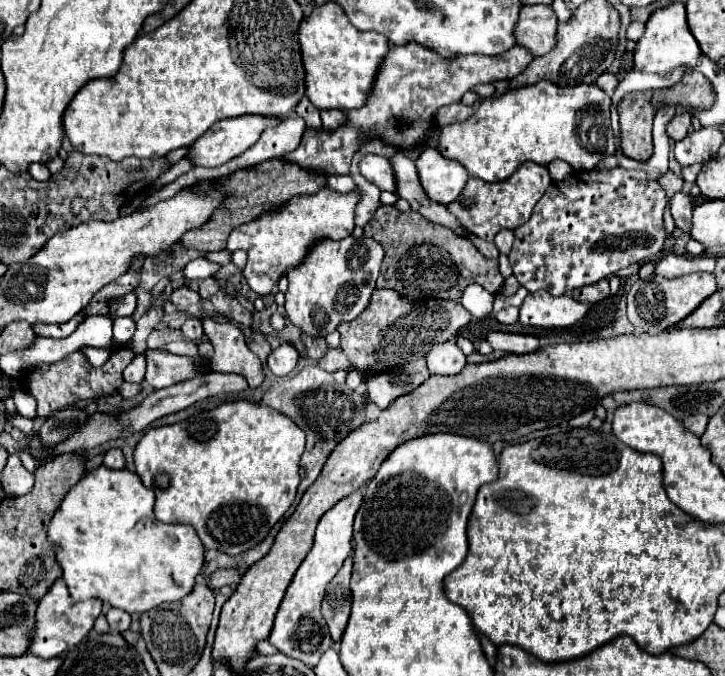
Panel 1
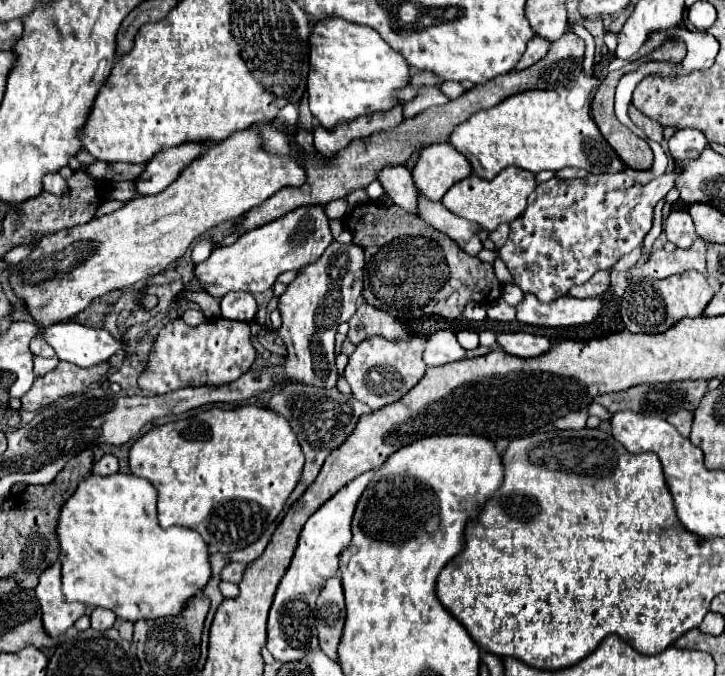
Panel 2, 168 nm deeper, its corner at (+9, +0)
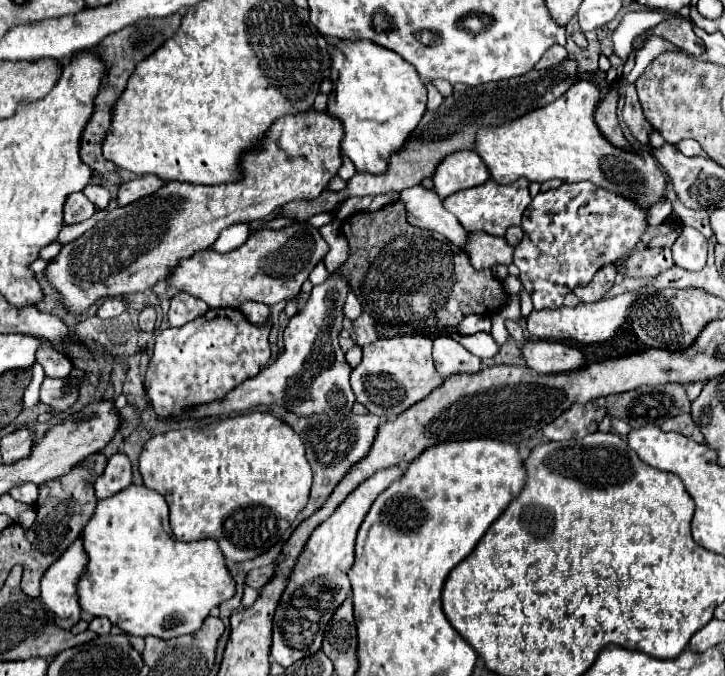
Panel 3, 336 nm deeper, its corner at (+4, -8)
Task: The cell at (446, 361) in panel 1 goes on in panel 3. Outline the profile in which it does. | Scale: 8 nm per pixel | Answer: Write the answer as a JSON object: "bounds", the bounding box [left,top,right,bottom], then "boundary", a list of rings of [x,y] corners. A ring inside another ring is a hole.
{"bounds":[433,336,481,378],"boundary":[[[439,336],[433,340],[433,364],[443,378],[451,374],[475,374],[481,370],[481,360],[451,336]]]}

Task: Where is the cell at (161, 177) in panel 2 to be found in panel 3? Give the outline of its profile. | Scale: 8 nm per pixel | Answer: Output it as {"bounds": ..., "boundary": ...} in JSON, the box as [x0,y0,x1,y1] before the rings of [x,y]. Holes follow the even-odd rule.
{"bounds":[117,176,167,206],"boundary":[[[139,176],[139,178],[129,180],[123,186],[119,186],[117,202],[119,202],[119,206],[127,206],[127,204],[137,202],[137,200],[141,200],[145,196],[151,196],[151,192],[157,192],[165,184],[167,182],[165,180],[157,180],[157,176]]]}

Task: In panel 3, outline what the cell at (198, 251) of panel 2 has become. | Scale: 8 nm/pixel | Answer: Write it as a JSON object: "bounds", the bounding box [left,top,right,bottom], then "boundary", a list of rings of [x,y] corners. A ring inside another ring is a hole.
{"bounds":[211,223,250,252],"boundary":[[[241,223],[227,228],[227,230],[221,232],[221,236],[215,240],[215,244],[213,244],[211,250],[215,250],[215,252],[231,252],[231,250],[239,248],[239,246],[247,240],[247,236],[250,235],[249,225],[250,224],[247,223]]]}

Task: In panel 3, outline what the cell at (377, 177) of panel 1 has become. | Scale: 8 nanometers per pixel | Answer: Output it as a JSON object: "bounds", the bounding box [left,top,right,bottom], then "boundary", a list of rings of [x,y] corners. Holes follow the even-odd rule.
{"bounds":[399,186,465,248],"boundary":[[[413,186],[401,192],[399,198],[405,204],[409,224],[425,230],[433,230],[449,238],[453,244],[463,248],[465,244],[465,228],[455,220],[451,212],[443,208],[441,198],[423,186]]]}

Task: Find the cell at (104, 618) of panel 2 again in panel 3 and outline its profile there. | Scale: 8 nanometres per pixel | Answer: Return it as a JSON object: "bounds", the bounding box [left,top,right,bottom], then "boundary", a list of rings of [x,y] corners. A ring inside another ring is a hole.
{"bounds":[89,618,111,634],"boundary":[[[93,618],[91,624],[89,624],[89,630],[95,632],[95,634],[109,634],[111,632],[111,622],[105,620],[105,618]]]}

